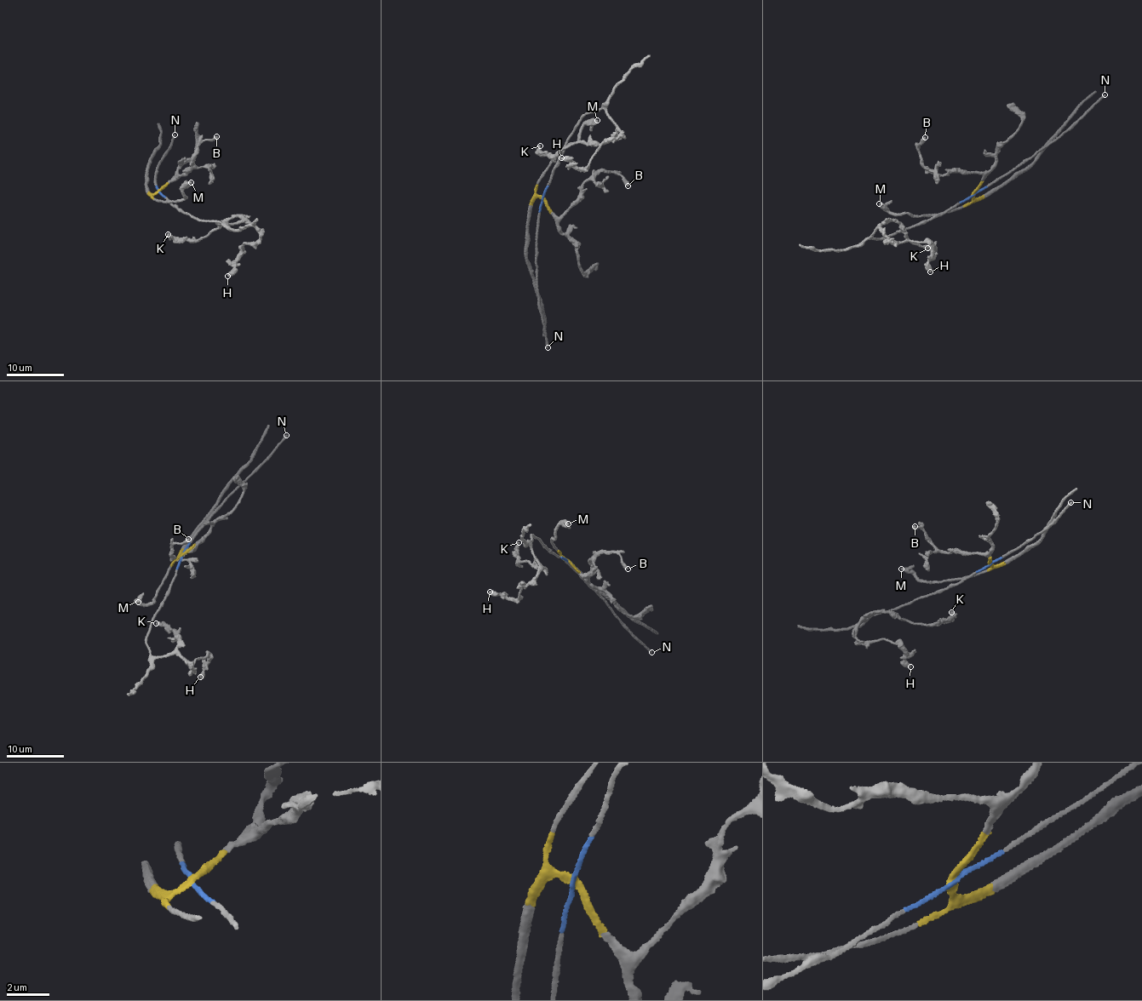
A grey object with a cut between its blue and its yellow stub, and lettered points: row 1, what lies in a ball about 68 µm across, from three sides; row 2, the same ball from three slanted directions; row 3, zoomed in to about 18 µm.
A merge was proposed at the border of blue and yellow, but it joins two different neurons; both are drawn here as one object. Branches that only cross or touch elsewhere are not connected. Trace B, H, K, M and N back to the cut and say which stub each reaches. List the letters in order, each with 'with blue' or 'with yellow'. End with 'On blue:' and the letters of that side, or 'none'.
B: with yellow
H: with blue
K: with blue
M: with yellow
N: with blue
On blue: H, K, N

